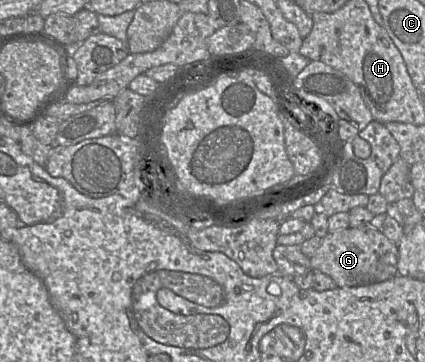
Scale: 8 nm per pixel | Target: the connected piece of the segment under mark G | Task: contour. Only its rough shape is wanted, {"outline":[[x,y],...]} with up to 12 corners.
{"outline":[[370,225],[328,232],[311,268],[337,287],[398,275],[398,244]]}

